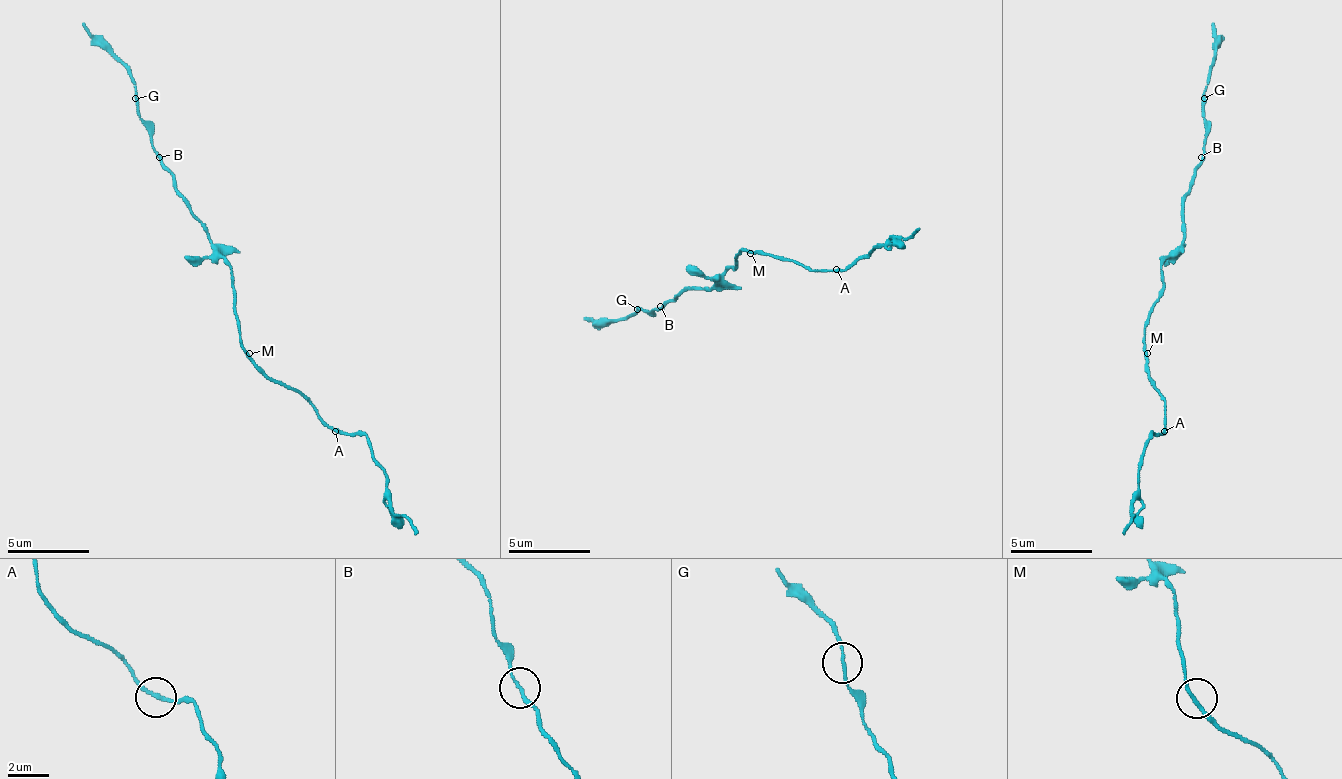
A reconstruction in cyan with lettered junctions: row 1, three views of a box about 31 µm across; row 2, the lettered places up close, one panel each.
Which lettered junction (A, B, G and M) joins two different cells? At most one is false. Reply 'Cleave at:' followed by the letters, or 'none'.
Cleave at: none

